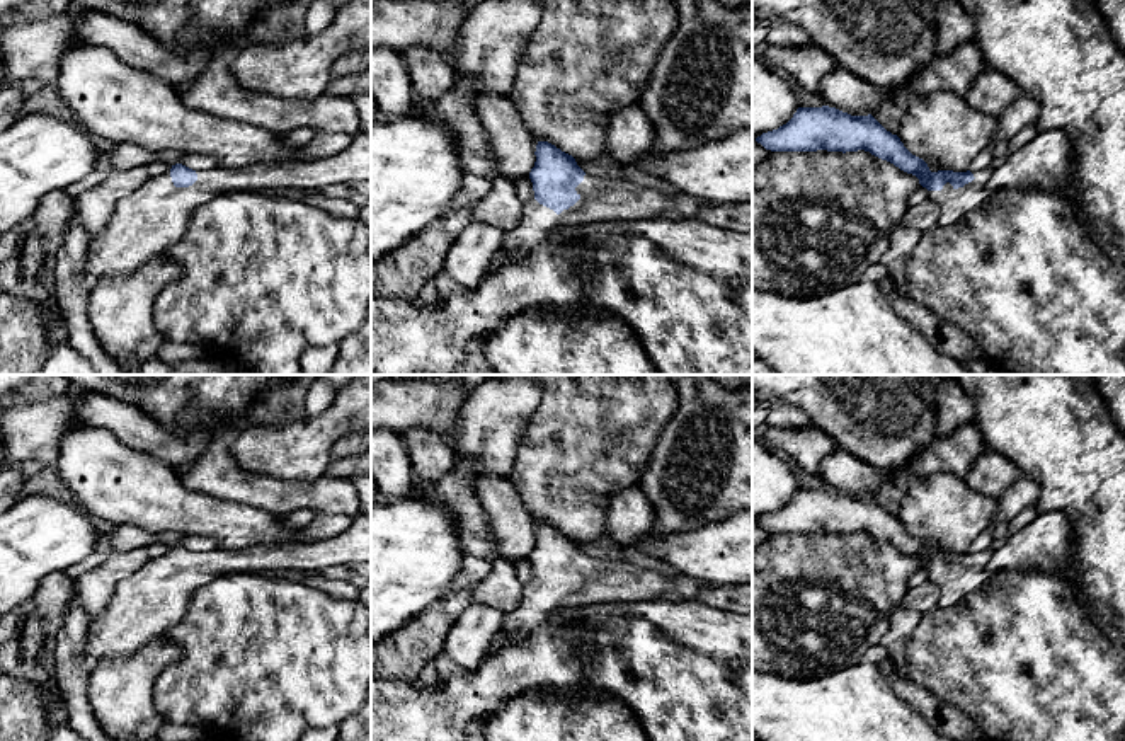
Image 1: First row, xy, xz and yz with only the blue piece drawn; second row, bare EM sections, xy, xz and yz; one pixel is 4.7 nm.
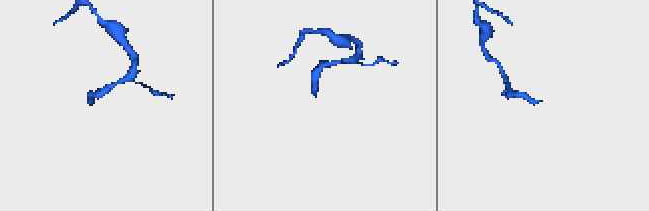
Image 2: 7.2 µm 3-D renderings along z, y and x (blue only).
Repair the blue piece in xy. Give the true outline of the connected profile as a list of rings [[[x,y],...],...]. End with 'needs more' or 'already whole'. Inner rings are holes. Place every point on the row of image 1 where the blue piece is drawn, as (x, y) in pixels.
[[[363,131],[340,153],[317,160],[267,160],[238,170],[197,172],[175,164],[167,175],[153,175],[123,198],[107,227],[90,238],[87,293],[102,279],[126,276],[165,254],[186,233],[192,213],[214,196],[308,191],[361,181],[371,181],[371,133]]]; needs more

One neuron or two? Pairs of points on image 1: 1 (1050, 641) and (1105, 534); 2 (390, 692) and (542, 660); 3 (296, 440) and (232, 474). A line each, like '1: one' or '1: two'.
1: two
2: one
3: two

